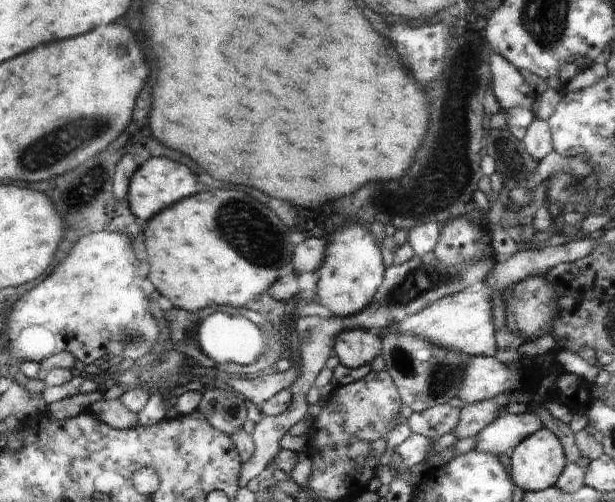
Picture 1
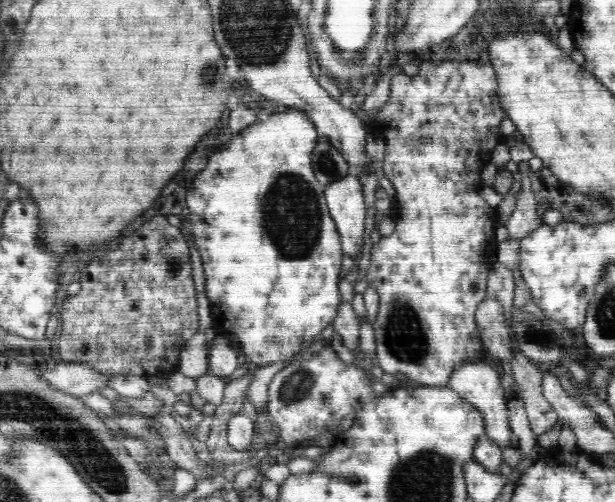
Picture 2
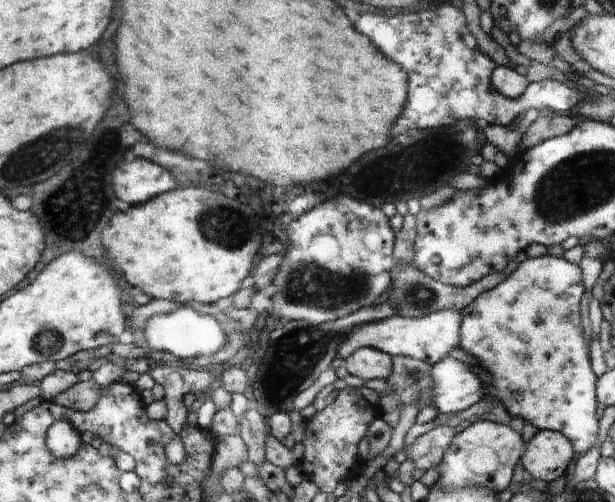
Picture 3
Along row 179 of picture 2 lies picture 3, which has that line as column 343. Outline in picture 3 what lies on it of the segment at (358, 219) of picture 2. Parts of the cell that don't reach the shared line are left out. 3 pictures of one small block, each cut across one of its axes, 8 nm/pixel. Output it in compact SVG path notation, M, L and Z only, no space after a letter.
M446 309L430 313L422 318L404 318L400 315L394 315L390 318L382 318L376 322L356 326L356 328L352 326L352 332L348 332L346 338L342 340L342 344L338 346L337 357L348 358L352 352L356 352L359 348L375 348L386 352L391 357L407 356L434 366L447 357L451 350L459 346L460 322L462 322L462 314L456 310Z

